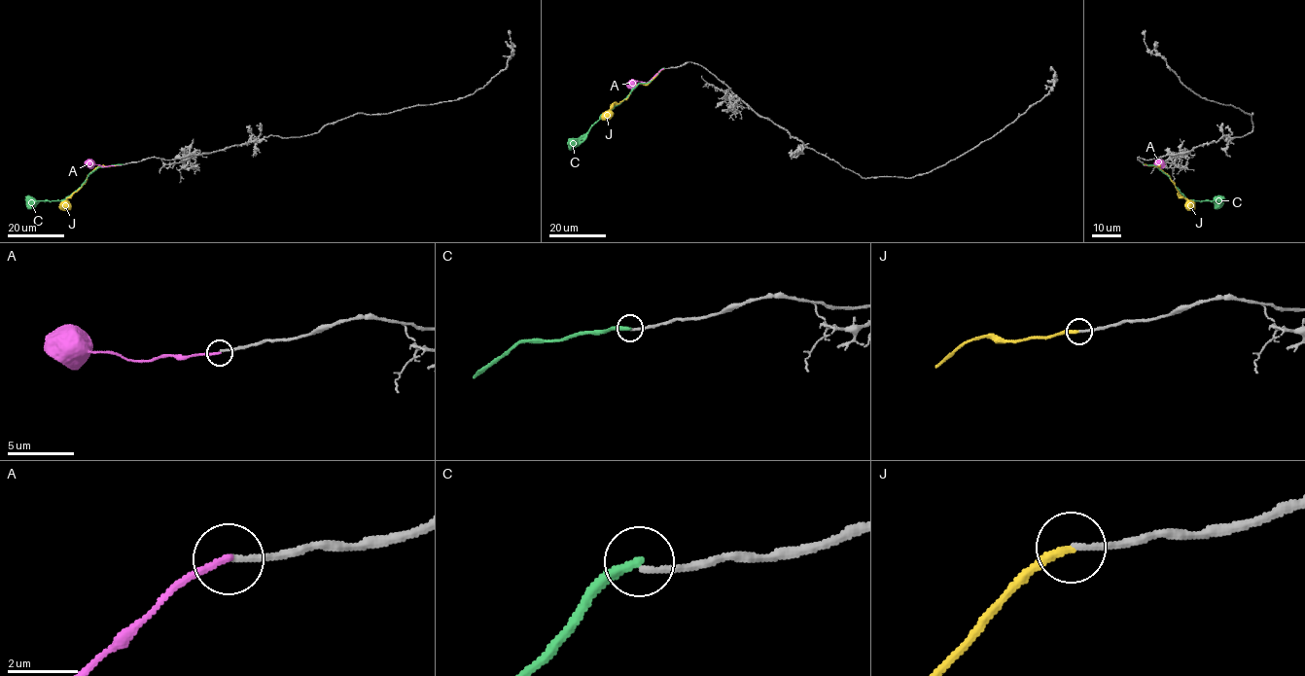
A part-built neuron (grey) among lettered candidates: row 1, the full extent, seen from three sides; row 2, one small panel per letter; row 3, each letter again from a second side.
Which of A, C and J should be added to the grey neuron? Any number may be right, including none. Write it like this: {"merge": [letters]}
{"merge": ["J"]}

